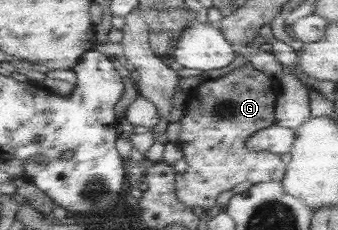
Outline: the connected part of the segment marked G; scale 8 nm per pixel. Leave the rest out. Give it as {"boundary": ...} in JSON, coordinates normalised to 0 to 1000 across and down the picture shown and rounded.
{"boundary":[[[734,261],[654,339],[607,343],[571,400],[559,404],[547,496],[530,530],[536,557],[527,596],[553,735],[538,757],[524,761],[521,813],[524,848],[547,891],[568,904],[589,896],[615,913],[639,891],[651,835],[686,826],[692,809],[704,809],[728,783],[746,800],[805,783],[837,791],[849,752],[849,709],[828,687],[828,674],[805,657],[760,657],[731,635],[731,613],[749,583],[814,539],[814,470],[828,409],[822,352],[787,330],[781,313],[757,304],[751,278]]]}

